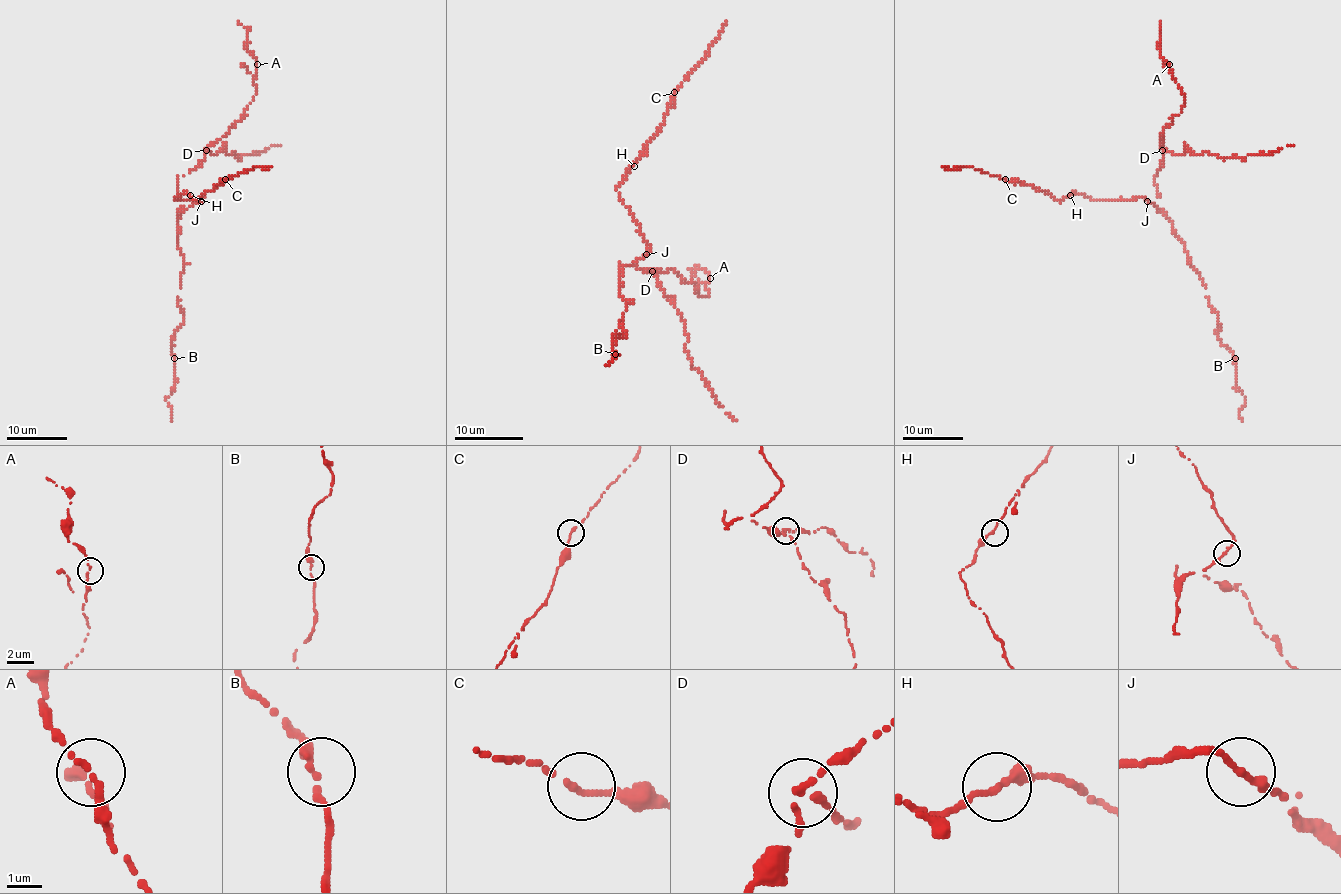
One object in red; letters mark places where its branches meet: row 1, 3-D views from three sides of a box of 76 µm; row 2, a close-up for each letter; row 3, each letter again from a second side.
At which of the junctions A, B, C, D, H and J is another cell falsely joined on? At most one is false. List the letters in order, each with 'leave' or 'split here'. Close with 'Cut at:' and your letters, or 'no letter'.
A: leave
B: leave
C: leave
D: split here
H: leave
J: leave
Cut at: D

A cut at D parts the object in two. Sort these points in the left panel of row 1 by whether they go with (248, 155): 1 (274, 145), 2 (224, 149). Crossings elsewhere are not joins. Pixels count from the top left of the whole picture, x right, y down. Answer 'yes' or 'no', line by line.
1: yes
2: yes

